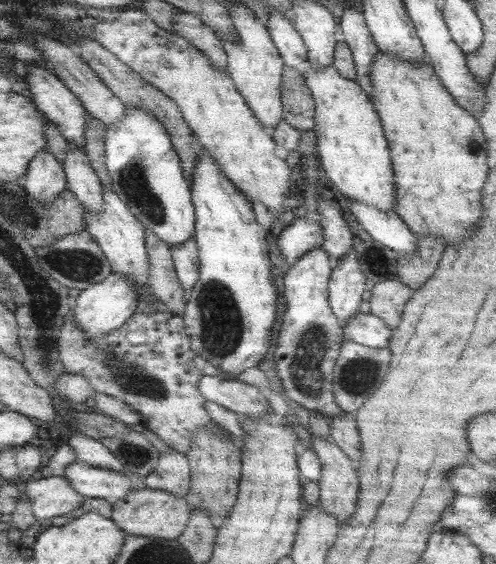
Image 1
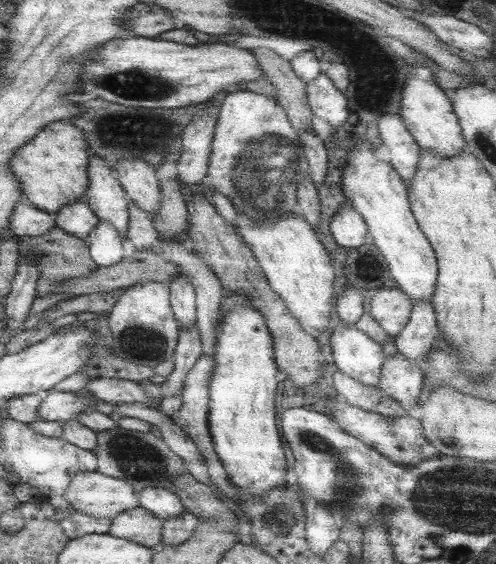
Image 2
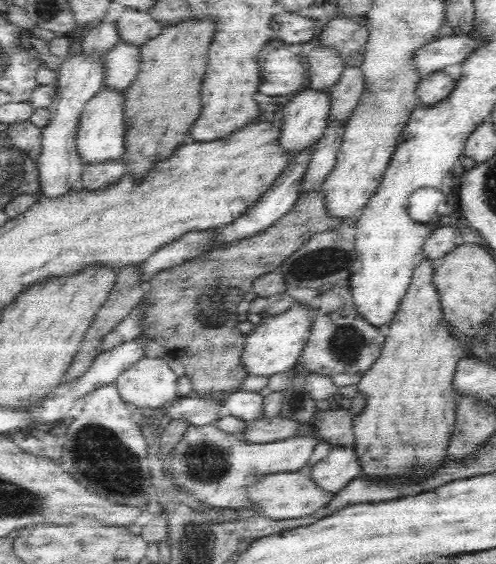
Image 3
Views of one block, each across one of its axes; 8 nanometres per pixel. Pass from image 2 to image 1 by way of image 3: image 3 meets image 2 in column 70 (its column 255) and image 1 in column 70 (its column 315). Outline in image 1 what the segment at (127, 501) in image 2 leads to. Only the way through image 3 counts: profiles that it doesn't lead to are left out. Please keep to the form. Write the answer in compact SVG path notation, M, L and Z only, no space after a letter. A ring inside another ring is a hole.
M65 476L27 480L27 498L35 520L63 516L77 510L85 500Z

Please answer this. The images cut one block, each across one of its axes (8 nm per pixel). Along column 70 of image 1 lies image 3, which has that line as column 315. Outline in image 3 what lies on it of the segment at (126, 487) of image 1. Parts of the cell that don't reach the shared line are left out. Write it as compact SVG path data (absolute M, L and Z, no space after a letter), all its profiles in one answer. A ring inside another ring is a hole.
M352 446L332 448L330 456L314 464L310 470L310 476L318 484L318 488L332 494L340 492L348 482L352 482L360 474L362 466Z

